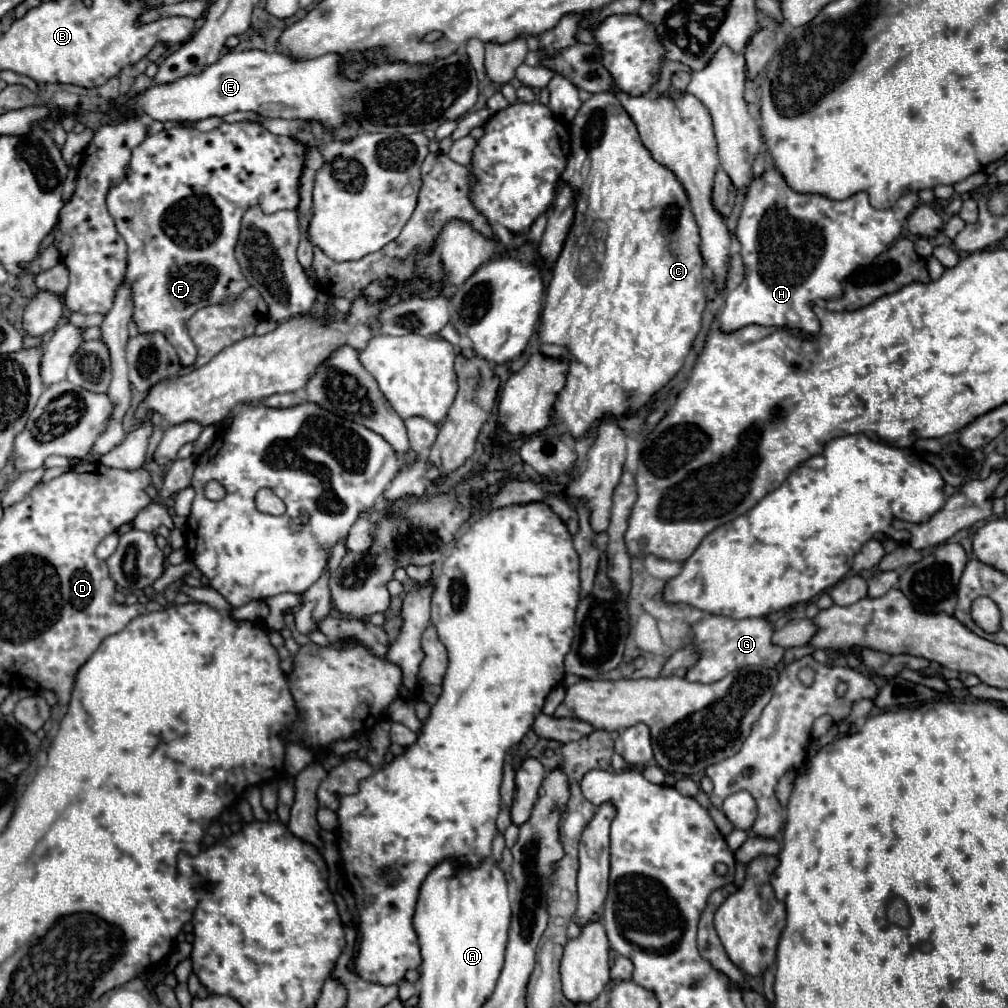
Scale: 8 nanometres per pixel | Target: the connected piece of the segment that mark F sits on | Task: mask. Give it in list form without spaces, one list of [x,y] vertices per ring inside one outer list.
[[[222,123],[220,127],[212,129],[212,131],[198,131],[192,127],[168,127],[162,129],[160,133],[154,133],[150,137],[146,137],[144,143],[140,143],[134,151],[132,151],[132,161],[130,161],[130,169],[128,169],[128,177],[124,179],[124,183],[116,185],[110,189],[108,193],[108,209],[110,215],[116,221],[118,233],[124,237],[126,245],[128,245],[128,269],[126,275],[132,283],[134,289],[134,321],[138,325],[140,333],[152,333],[152,331],[160,331],[176,349],[182,367],[192,367],[196,361],[196,345],[190,341],[190,335],[186,333],[186,317],[192,317],[196,309],[224,301],[228,295],[232,293],[242,293],[248,287],[248,281],[242,277],[242,271],[238,269],[238,263],[234,259],[234,245],[238,241],[238,229],[240,229],[240,219],[242,213],[250,207],[250,205],[262,205],[264,213],[276,213],[280,209],[296,209],[298,207],[298,185],[300,185],[300,175],[304,169],[304,153],[306,147],[302,143],[298,143],[292,137],[282,137],[282,135],[274,135],[270,133],[266,127],[262,127],[260,123]]]

